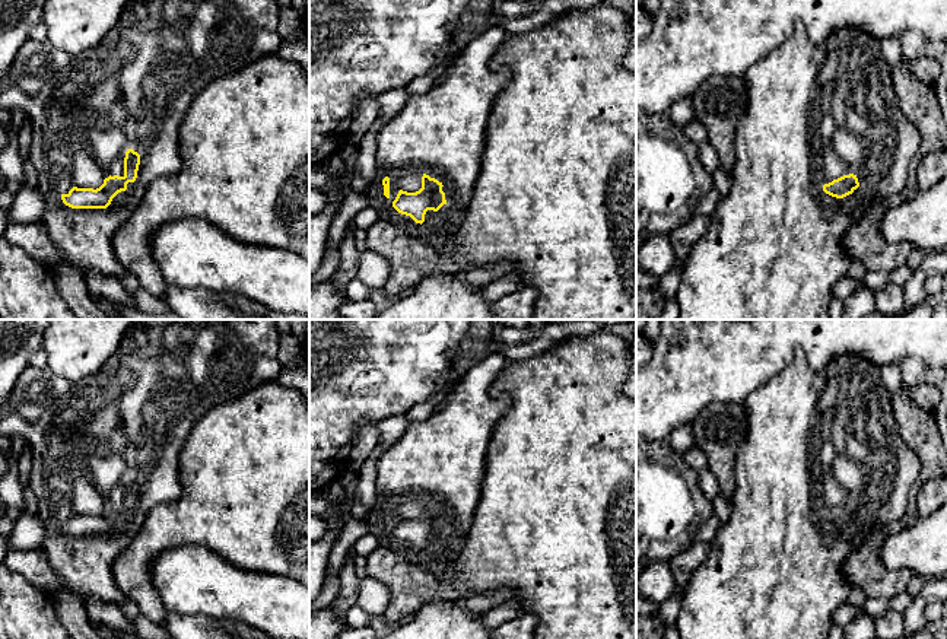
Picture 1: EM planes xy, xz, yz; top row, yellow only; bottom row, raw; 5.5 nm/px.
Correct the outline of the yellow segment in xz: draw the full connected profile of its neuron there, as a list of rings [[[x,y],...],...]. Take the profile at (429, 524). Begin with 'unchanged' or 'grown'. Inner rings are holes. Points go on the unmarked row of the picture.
grown | [[[502,353],[487,355],[473,365],[454,384],[445,407],[423,422],[409,425],[400,439],[385,449],[376,462],[376,500],[365,518],[369,534],[375,535],[381,546],[416,562],[439,581],[458,581],[454,563],[465,546],[465,535],[480,499],[492,430],[512,406],[512,397],[508,392],[498,395],[490,392],[492,382],[506,365],[508,360]]]

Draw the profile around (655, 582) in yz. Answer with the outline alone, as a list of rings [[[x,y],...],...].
[[[654,562],[645,568],[636,582],[638,595],[664,603],[674,592],[674,576],[671,573],[670,562]]]

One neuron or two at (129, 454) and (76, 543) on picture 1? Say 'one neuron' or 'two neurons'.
one neuron

